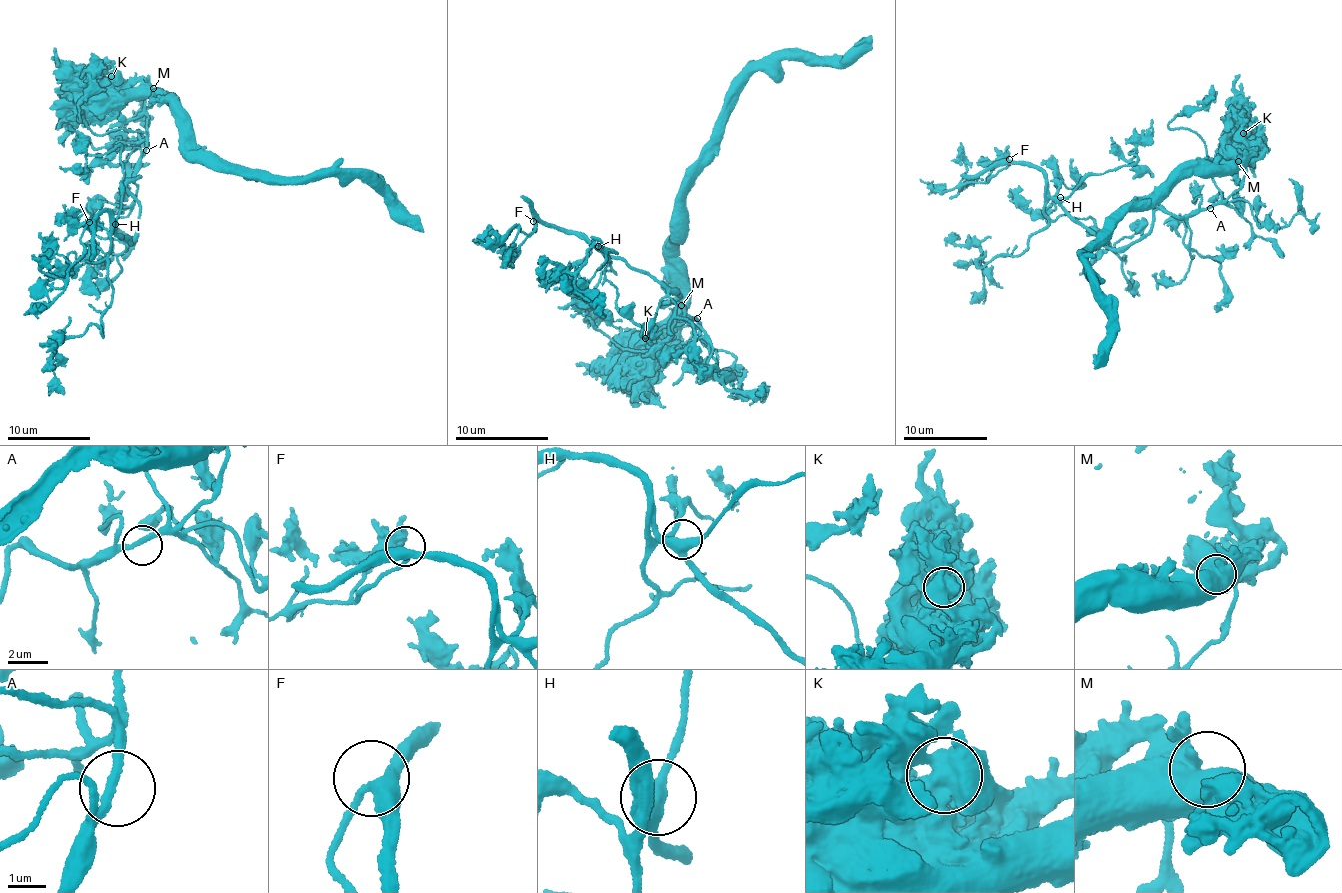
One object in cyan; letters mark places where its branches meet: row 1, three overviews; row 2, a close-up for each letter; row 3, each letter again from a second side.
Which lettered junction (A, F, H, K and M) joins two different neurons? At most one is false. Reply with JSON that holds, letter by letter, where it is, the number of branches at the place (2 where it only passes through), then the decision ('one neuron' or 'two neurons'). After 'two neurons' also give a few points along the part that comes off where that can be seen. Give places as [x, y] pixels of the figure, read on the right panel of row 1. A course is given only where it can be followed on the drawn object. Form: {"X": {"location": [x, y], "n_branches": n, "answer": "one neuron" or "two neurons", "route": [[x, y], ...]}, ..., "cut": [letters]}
{"A": {"location": [1210, 208], "n_branches": 2, "answer": "one neuron"}, "F": {"location": [1009, 159], "n_branches": 3, "answer": "one neuron"}, "H": {"location": [1060, 197], "n_branches": 3, "answer": "one neuron"}, "K": {"location": [1243, 133], "n_branches": 2, "answer": "two neurons", "route": [[1243, 133], [1262, 148], [1239, 190], [1161, 208], [1121, 248], [1047, 199], [1027, 250], [980, 254], [981, 304]]}, "M": {"location": [1238, 161], "n_branches": 1, "answer": "one neuron"}, "cut": ["K"]}

